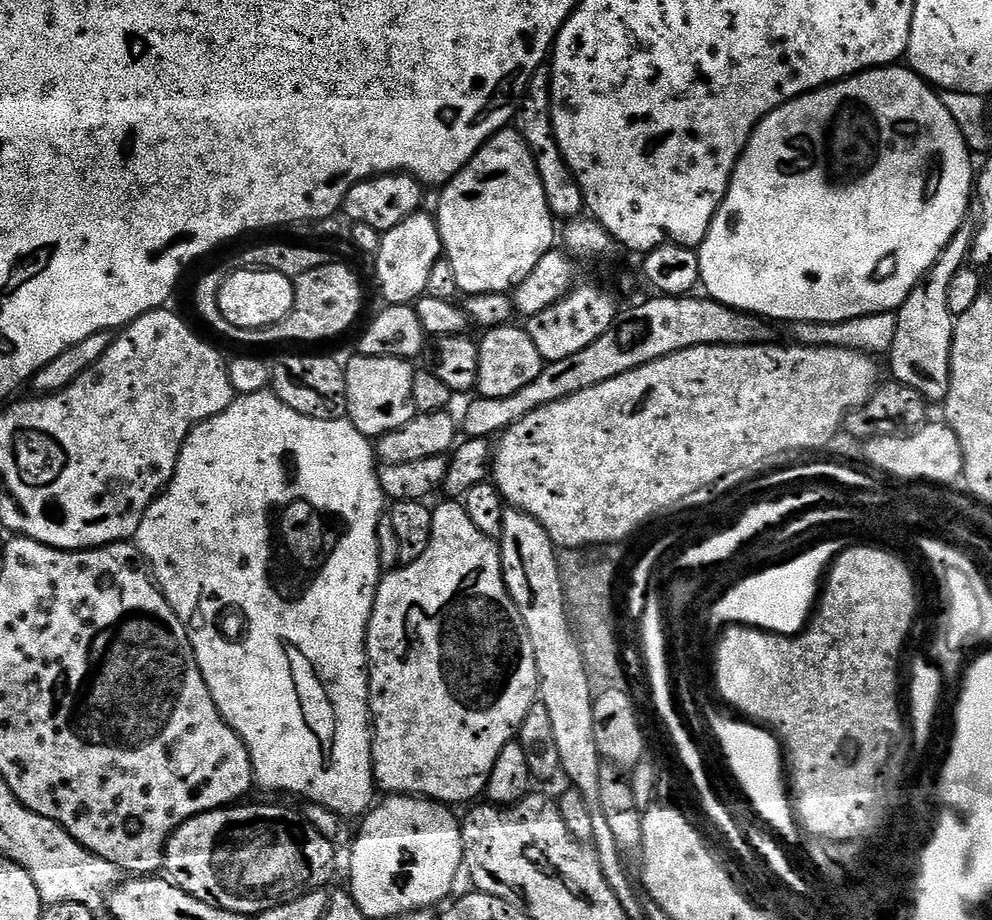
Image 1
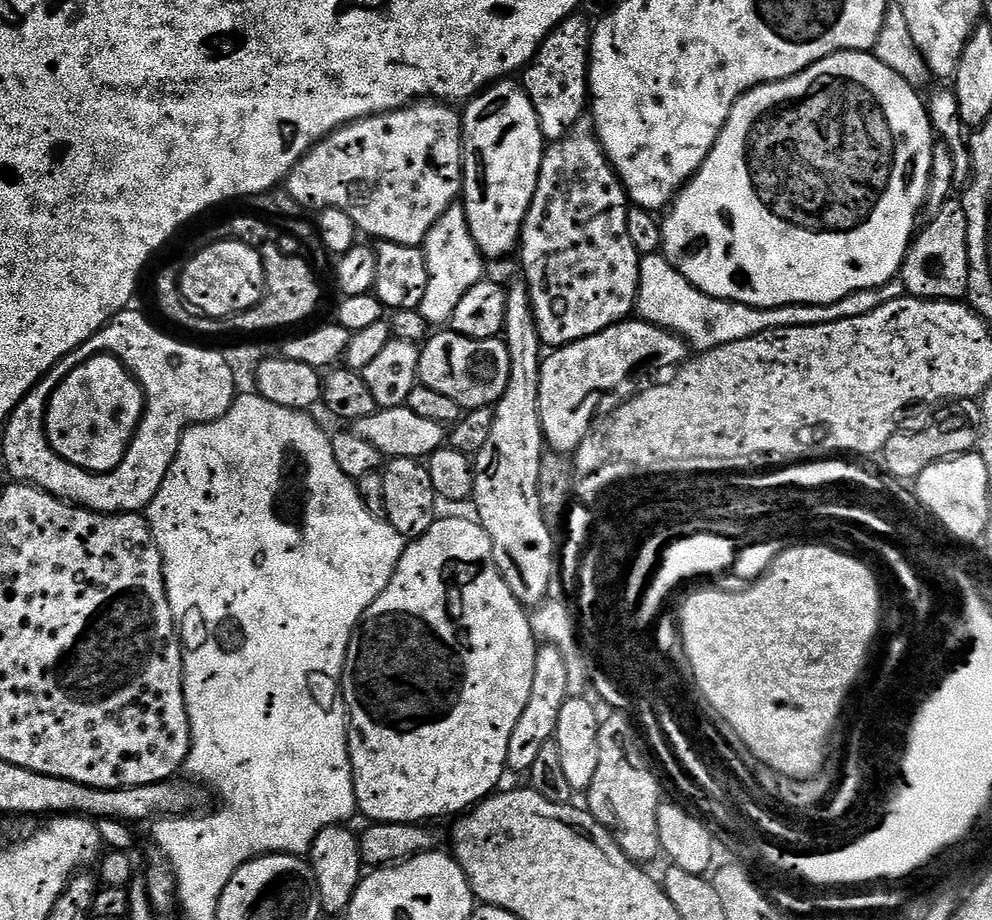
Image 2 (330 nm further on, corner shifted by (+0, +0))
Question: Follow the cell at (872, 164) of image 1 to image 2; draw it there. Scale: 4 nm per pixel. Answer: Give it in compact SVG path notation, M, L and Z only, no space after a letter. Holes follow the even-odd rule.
M871 51L867 52L835 52L832 56L822 58L814 62L806 70L794 74L785 80L776 80L773 84L760 84L757 88L751 88L734 106L718 142L710 150L706 162L696 171L695 176L680 189L674 203L671 205L668 217L663 217L662 227L664 229L664 247L662 255L683 274L694 286L698 286L706 294L710 294L719 300L733 300L739 304L748 304L751 308L786 308L789 304L833 304L842 298L846 298L855 292L861 292L867 288L881 288L884 284L889 284L897 279L898 273L904 267L904 255L917 235L918 223L916 219L920 216L920 207L925 207L928 198L928 183L932 177L932 149L934 147L934 131L931 118L929 116L929 105L922 99L921 93L906 83L890 66L886 66Z

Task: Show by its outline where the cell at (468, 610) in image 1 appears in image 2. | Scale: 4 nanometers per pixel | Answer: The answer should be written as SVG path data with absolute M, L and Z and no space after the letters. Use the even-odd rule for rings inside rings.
M441 515L432 523L430 530L426 530L426 534L422 534L417 540L411 541L405 547L402 558L394 570L394 578L390 578L386 590L382 590L380 597L369 606L366 614L360 620L360 624L354 630L352 641L346 654L344 674L340 678L340 690L344 694L344 706L348 710L348 723L351 728L351 731L348 733L348 753L352 759L352 781L356 787L356 806L359 815L361 817L363 815L369 816L367 819L377 824L418 824L421 822L432 822L428 820L436 820L439 816L453 815L452 817L455 817L457 814L467 813L469 809L479 804L480 801L486 800L489 796L493 795L501 787L500 779L506 776L506 769L508 767L508 763L506 762L506 746L510 746L510 734L514 734L514 726L518 723L518 718L522 718L522 710L526 710L526 702L530 702L530 685L534 683L534 658L536 657L537 647L538 641L532 632L532 621L529 613L526 611L525 605L519 604L514 598L510 586L506 586L506 582L498 570L496 559L492 553L490 534L486 534L486 530L479 522L475 519L467 520L464 516Z

